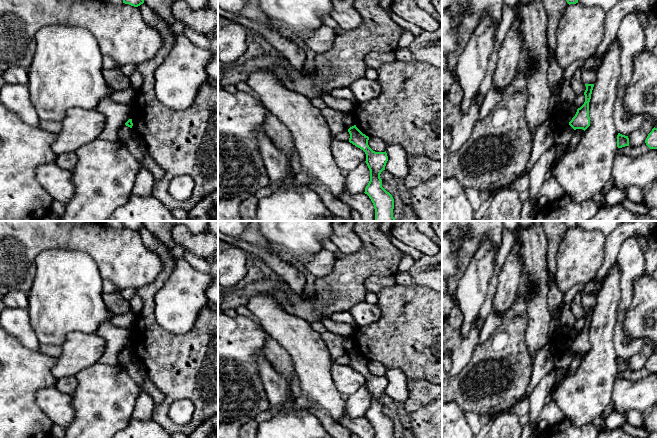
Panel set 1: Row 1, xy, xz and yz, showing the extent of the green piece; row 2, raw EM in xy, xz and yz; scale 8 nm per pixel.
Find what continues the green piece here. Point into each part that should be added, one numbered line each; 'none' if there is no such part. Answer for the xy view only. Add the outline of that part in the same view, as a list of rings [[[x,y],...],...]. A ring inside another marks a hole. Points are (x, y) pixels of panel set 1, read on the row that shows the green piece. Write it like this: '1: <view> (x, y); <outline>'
none

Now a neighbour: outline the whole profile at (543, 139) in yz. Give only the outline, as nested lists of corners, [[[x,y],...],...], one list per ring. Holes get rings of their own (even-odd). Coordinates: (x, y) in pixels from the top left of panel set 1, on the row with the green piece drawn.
[[[544,124],[538,126],[532,138],[532,151],[527,168],[524,172],[532,169],[539,158],[554,145],[554,131]]]

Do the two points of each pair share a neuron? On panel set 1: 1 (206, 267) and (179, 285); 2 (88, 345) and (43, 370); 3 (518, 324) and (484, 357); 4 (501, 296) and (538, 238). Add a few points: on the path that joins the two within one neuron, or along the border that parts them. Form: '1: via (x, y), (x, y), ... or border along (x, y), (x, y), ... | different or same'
1: border along (183, 257), (194, 268), (207, 274) | different
2: border along (57, 358), (51, 368), (51, 374), (56, 379) | different
3: via (517, 337), (517, 342), (502, 357), (497, 357) | same
4: border along (518, 240), (523, 273) | different

